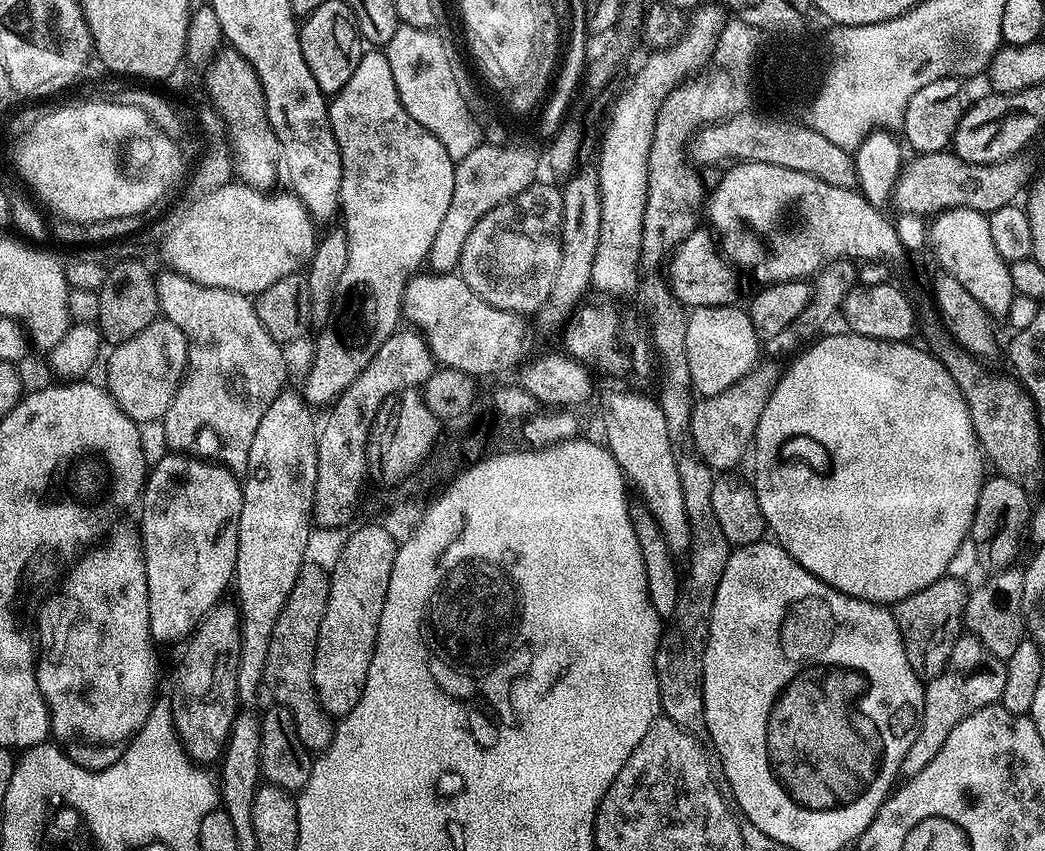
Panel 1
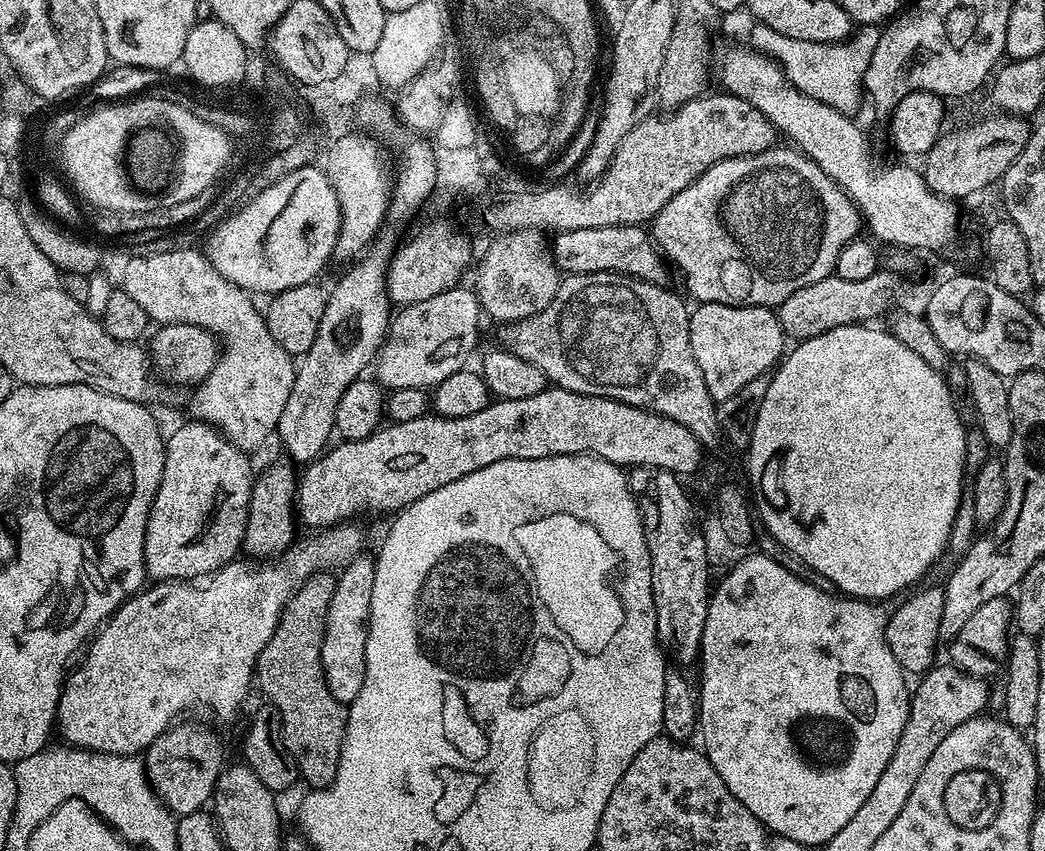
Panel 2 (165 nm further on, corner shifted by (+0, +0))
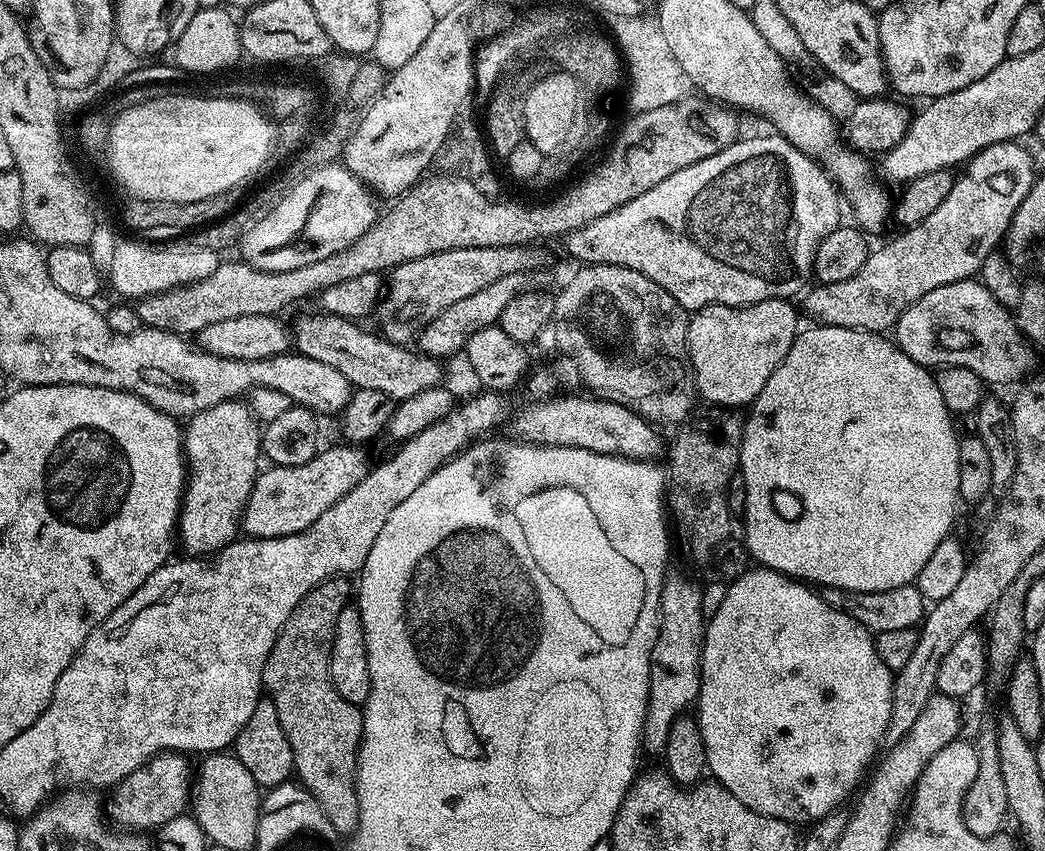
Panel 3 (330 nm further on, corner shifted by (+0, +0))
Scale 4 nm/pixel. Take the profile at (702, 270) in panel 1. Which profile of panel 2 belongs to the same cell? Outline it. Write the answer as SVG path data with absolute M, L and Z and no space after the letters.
M602 226L557 232L550 240L552 261L561 273L581 276L591 272L617 272L619 276L633 276L651 284L667 285L669 265L656 247L651 235L643 227Z

